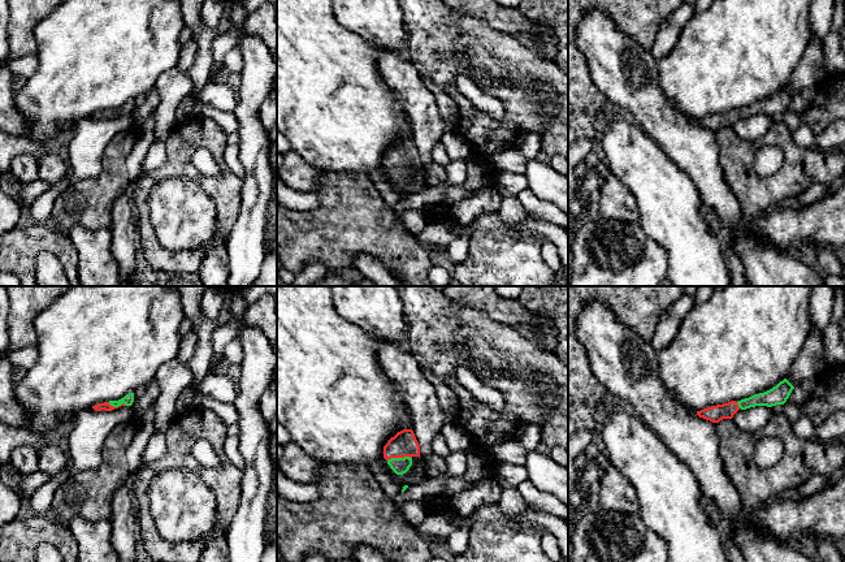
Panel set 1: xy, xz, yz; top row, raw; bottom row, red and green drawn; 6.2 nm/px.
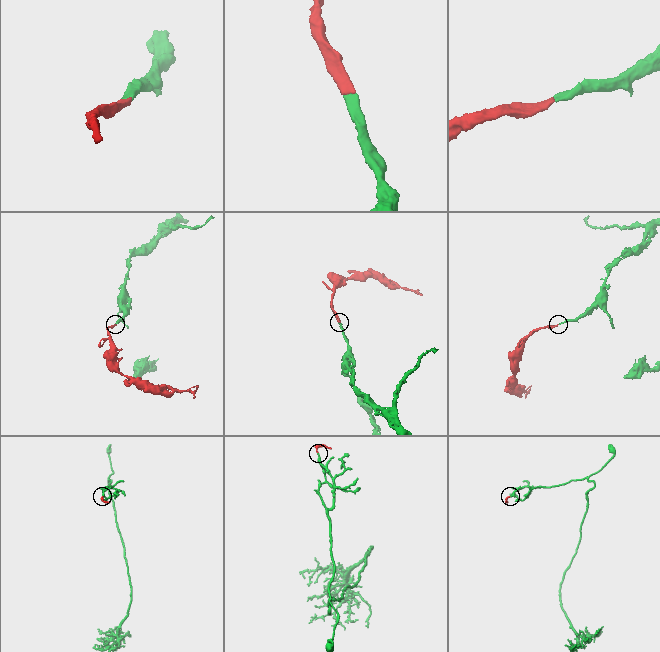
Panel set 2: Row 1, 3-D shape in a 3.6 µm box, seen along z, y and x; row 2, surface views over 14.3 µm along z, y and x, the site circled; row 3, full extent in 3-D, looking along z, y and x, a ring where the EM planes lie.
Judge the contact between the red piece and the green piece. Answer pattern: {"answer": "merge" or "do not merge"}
{"answer": "merge"}

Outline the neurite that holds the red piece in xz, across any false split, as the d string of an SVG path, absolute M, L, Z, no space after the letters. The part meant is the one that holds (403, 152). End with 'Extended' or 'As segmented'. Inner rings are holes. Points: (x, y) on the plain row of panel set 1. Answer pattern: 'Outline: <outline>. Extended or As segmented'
Outline: M412 138L398 140L384 155L384 167L396 183L410 178L413 165L420 165L420 154Z. Extended

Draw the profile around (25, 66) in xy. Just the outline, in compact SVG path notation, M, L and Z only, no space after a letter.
M29 55L20 59L10 59L6 65L13 75L29 79L38 70L39 60L36 55Z

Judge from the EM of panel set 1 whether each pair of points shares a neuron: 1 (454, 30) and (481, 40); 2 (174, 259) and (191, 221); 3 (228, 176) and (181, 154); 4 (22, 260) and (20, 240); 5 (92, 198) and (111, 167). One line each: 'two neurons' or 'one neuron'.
1: one neuron
2: two neurons
3: one neuron
4: one neuron
5: one neuron

